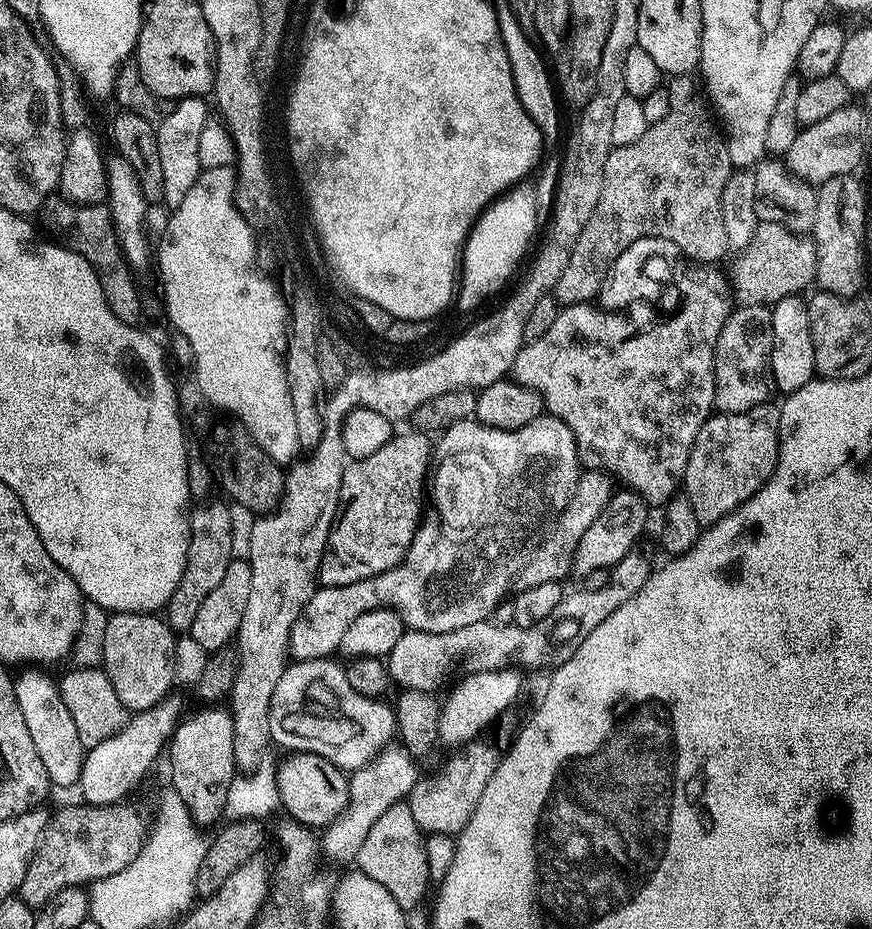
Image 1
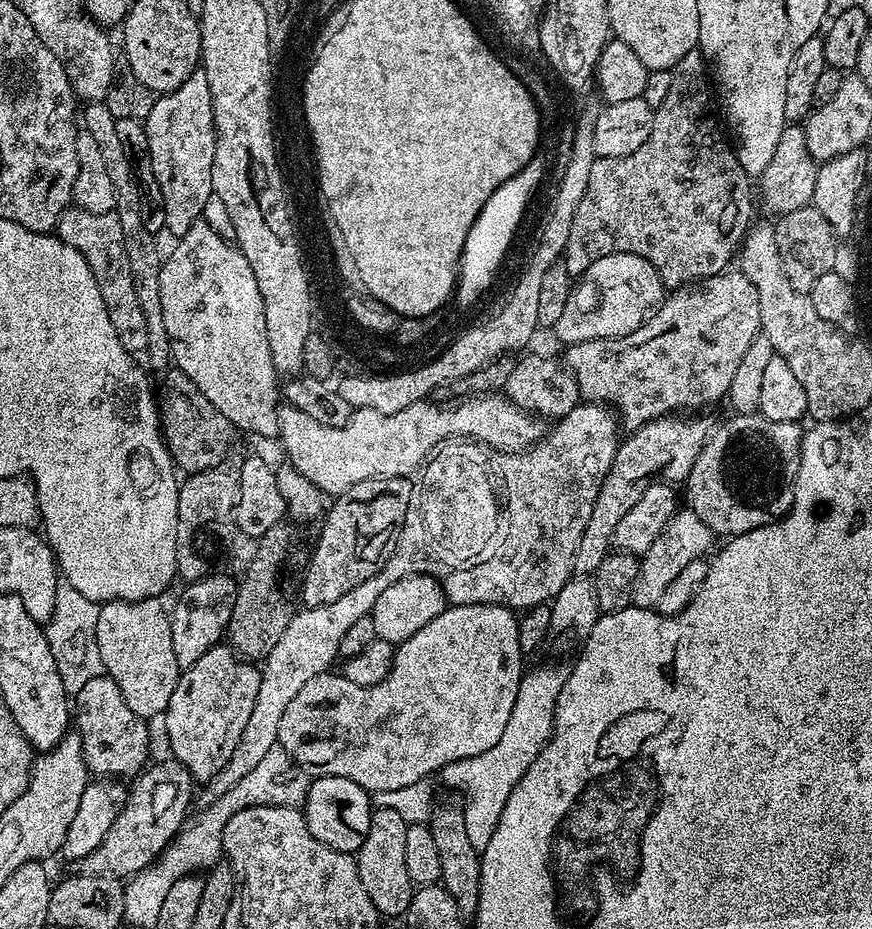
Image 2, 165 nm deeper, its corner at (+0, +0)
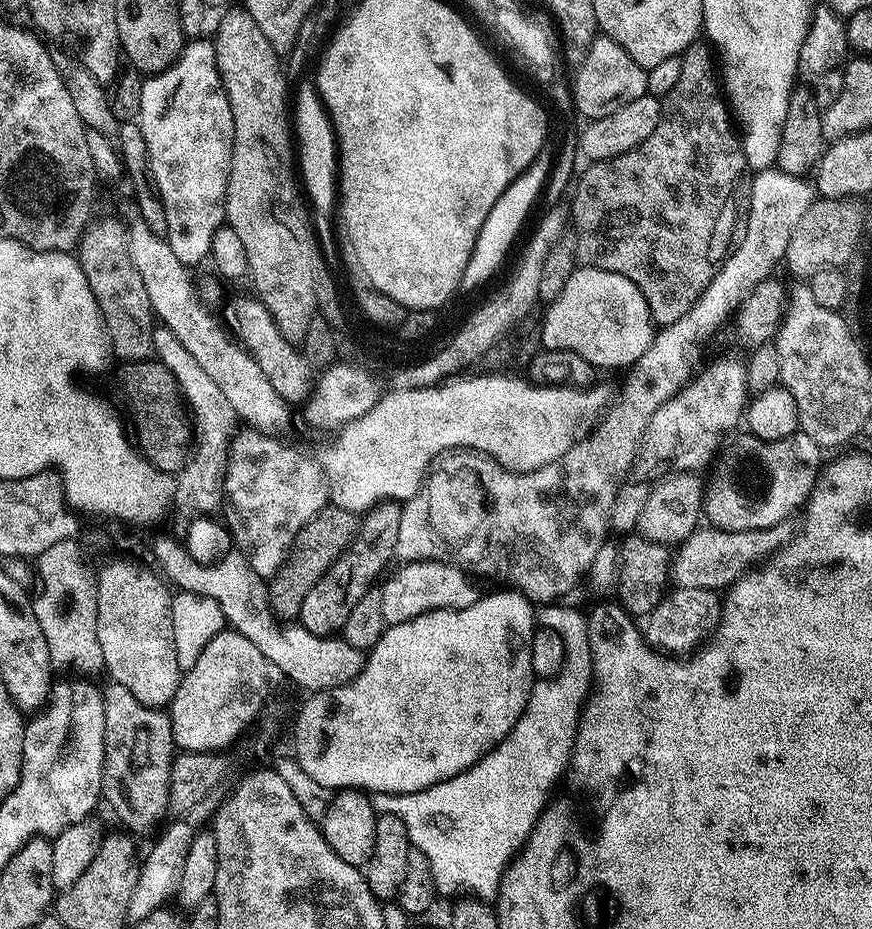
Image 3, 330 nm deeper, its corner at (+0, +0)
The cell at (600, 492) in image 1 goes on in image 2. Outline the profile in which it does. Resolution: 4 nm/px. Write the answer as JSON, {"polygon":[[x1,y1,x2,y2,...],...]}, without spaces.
{"polygon":[[700,414,659,416,641,428,629,431,628,437,619,441,614,462,598,490,590,522,586,522,586,530,582,530,582,542,578,542,572,567,575,575,591,577,598,566,602,566,613,547,612,535,614,530,618,530,618,522,622,522,623,516,635,506,638,498,646,494,648,487,661,482,687,481,690,470,694,470,694,462,698,462,698,454,714,427,713,421,703,420,702,417]]}

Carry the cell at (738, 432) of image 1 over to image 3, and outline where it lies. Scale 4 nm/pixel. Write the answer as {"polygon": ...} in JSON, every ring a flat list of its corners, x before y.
{"polygon":[[797,430,786,438,777,440,757,440,747,438,737,448,732,448,724,456,720,465,717,463,716,477,706,492,703,515,707,523,713,528,721,528,727,532,745,532,759,528,772,528,778,522,795,517,795,512,809,503,814,489,822,475,820,455,822,449,819,444,808,438,806,434]]}

